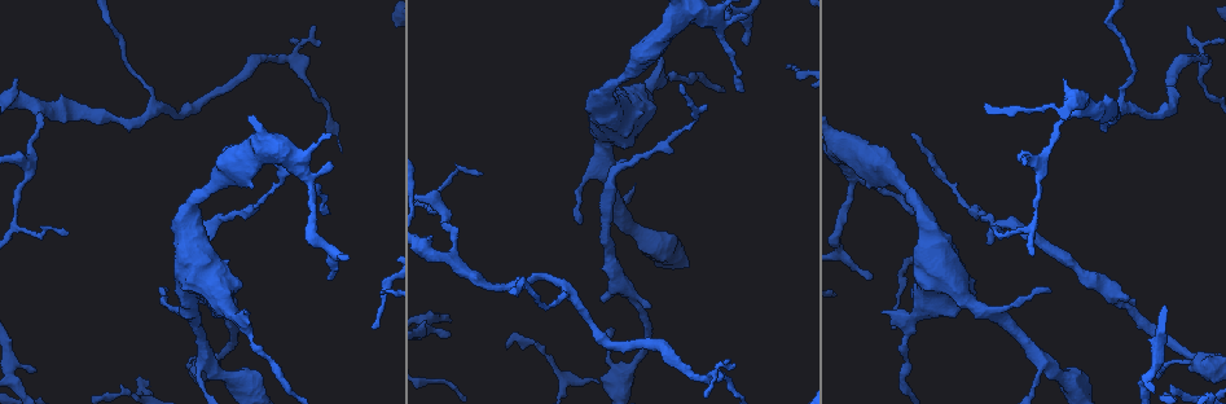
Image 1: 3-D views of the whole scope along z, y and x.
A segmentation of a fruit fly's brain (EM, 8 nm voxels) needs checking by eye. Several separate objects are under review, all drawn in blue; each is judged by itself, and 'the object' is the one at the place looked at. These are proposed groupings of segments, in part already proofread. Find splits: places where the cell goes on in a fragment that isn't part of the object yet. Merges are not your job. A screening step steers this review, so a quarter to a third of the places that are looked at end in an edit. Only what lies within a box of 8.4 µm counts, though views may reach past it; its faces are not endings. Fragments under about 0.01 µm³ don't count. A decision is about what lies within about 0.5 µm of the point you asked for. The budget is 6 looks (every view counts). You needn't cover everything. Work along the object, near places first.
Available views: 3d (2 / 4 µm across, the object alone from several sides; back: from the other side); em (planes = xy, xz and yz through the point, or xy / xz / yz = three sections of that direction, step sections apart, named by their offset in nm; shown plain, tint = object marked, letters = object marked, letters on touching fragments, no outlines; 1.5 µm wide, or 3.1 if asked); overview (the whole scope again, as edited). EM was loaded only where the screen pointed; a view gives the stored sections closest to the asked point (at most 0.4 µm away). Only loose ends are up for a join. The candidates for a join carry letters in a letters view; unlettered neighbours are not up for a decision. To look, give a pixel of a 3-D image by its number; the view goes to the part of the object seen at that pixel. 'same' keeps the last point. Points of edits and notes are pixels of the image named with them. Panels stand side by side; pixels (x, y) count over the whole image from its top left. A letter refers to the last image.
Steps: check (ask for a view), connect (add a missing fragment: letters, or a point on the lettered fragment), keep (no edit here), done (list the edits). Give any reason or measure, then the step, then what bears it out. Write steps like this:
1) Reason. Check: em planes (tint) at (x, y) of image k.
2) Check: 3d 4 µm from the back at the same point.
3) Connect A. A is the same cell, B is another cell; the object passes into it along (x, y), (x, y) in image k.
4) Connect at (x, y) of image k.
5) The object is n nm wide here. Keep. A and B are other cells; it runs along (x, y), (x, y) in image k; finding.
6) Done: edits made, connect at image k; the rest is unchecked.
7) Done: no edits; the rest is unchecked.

Thick end. Check: 3d 4 µm at (655, 104) of image 1.

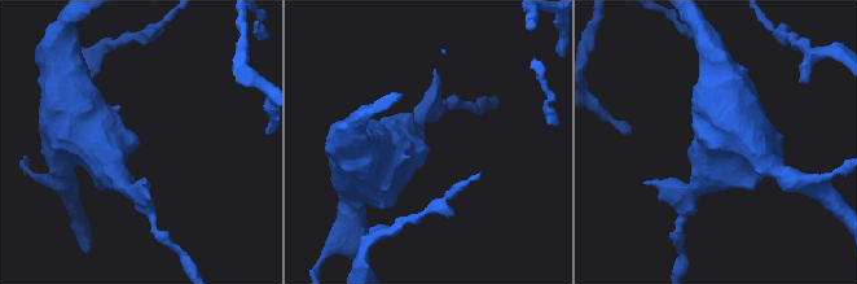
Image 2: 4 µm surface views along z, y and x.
Need the tissue. Check: em yz step 4 (tint) at (424, 146) of image 2.

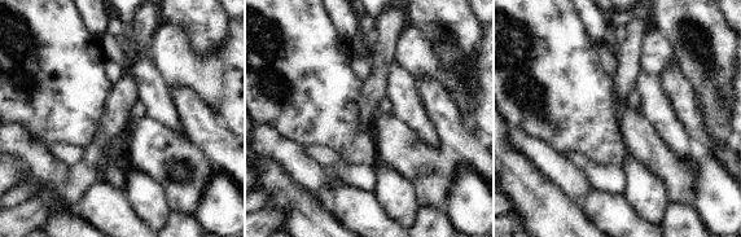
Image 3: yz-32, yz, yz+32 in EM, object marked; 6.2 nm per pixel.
Check: em planes (letters) at the same point.

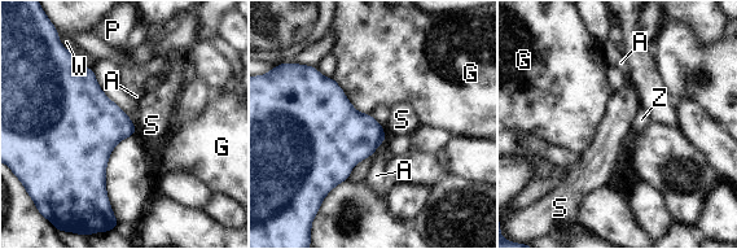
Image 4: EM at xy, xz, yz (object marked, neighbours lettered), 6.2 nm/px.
The longest contact is with G, 340 nm. Keep. A, G, P, S, W and Z are other cells; a border runs along (382, 127), (386, 138) in image 4; no lettered fragment goes on from it.

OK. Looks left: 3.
Free end. Check: em planes (letters) at (1002, 231) of image 1.

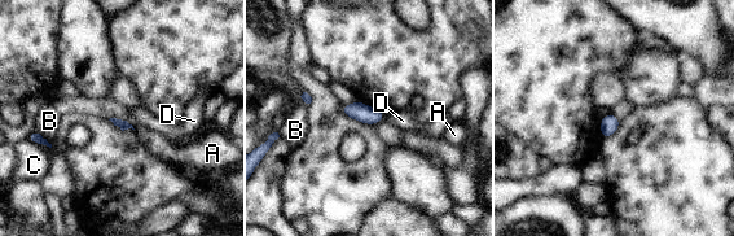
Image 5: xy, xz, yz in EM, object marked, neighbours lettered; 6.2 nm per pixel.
Keep. A, B, C and D are other cells; a border runs along (385, 114), (382, 119) in image 5; none of them fits.

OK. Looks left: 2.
Done: no edits; the rest is unchecked.

